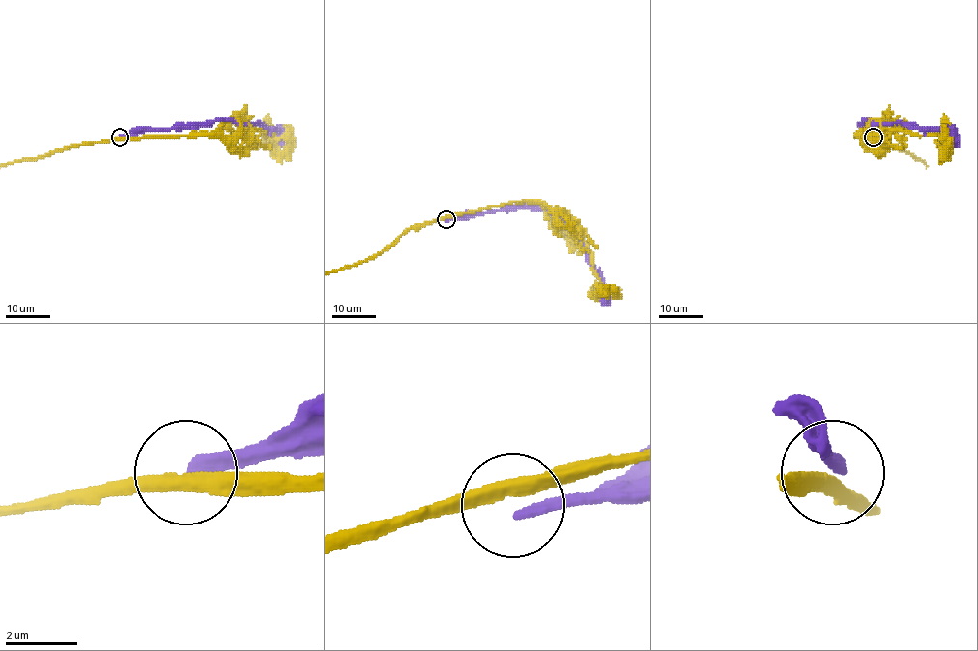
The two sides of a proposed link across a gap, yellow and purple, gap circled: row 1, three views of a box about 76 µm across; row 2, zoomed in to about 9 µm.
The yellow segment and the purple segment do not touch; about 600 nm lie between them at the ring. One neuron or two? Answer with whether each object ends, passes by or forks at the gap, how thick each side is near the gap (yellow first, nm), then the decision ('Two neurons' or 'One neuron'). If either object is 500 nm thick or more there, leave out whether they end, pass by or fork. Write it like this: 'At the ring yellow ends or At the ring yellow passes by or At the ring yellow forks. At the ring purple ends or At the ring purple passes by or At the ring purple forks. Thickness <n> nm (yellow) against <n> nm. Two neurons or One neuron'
At the ring yellow passes by. At the ring purple ends. Thickness 420 nm (yellow) against 320 nm. Two neurons

